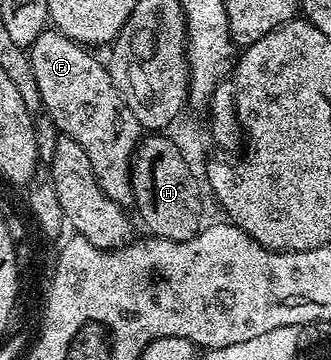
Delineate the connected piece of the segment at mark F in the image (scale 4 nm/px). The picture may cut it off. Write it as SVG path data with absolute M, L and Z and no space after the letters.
M56 28L43 29L29 47L33 79L37 79L42 108L45 113L47 109L52 123L59 128L58 132L81 143L85 155L89 155L89 163L101 191L111 193L114 190L115 202L127 207L133 201L128 192L131 187L131 159L141 140L141 127L133 111L125 107L117 87L113 87L106 64L91 53L94 52Z

